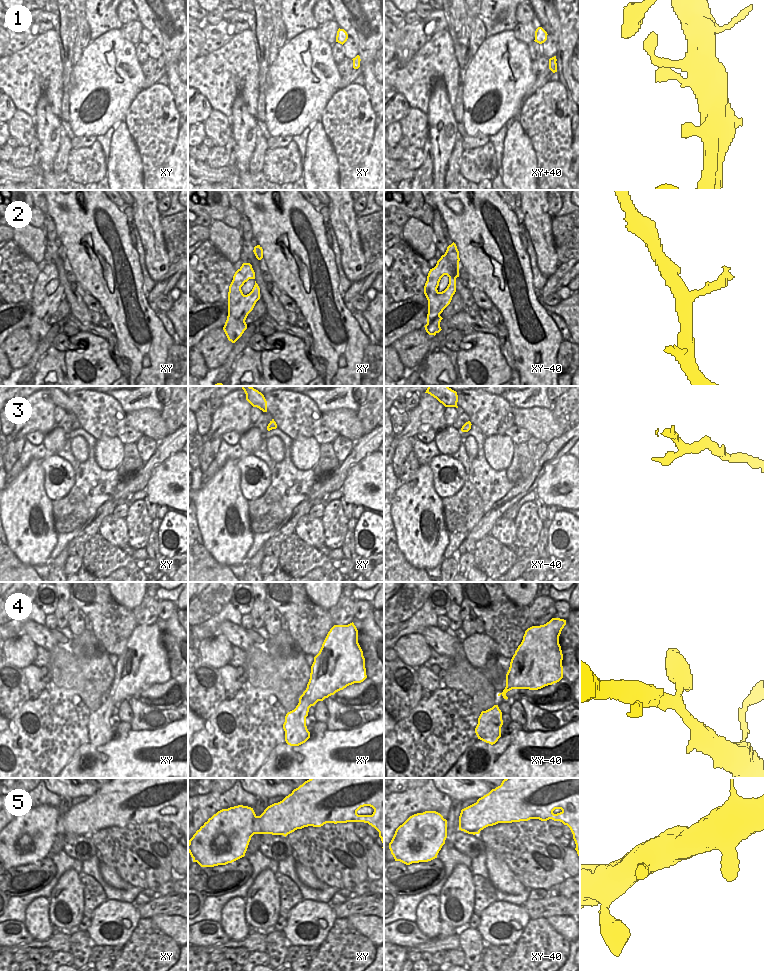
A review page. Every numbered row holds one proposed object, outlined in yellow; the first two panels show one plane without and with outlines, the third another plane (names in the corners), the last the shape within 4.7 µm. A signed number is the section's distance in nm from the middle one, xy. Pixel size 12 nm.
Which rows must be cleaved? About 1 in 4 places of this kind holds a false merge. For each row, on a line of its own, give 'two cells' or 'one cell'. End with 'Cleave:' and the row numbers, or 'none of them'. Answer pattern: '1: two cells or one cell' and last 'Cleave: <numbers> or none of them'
1: one cell
2: one cell
3: one cell
4: one cell
5: one cell
Cleave: none of them

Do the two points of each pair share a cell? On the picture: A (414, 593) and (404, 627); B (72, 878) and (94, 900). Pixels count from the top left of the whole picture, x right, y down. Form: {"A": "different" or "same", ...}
{"A": "different", "B": "different"}

